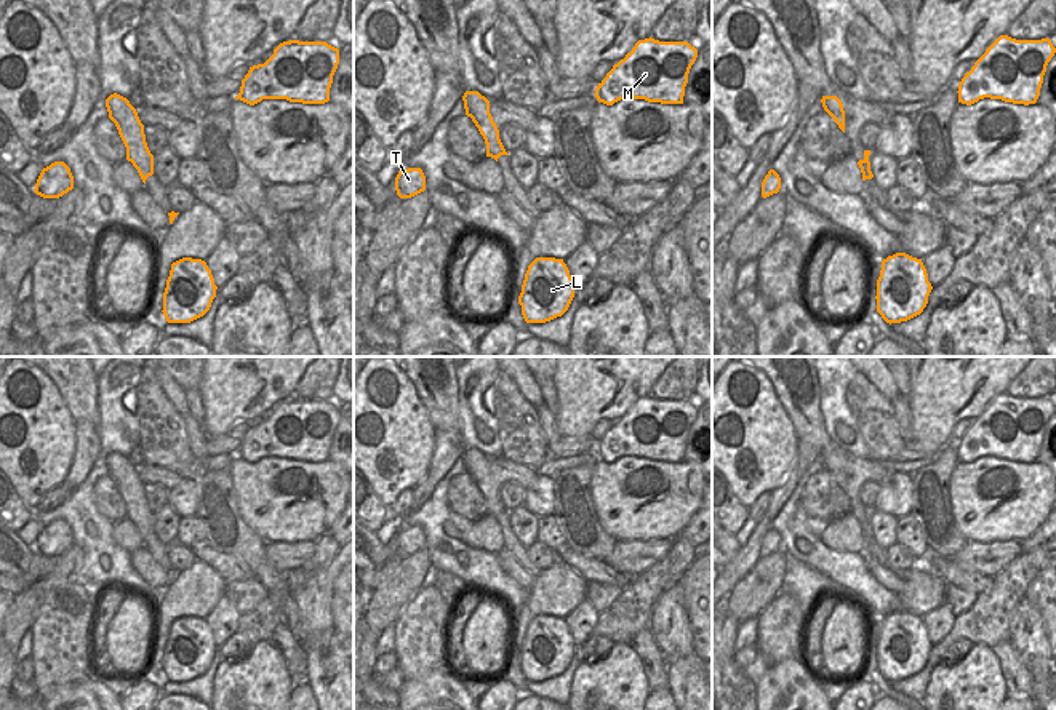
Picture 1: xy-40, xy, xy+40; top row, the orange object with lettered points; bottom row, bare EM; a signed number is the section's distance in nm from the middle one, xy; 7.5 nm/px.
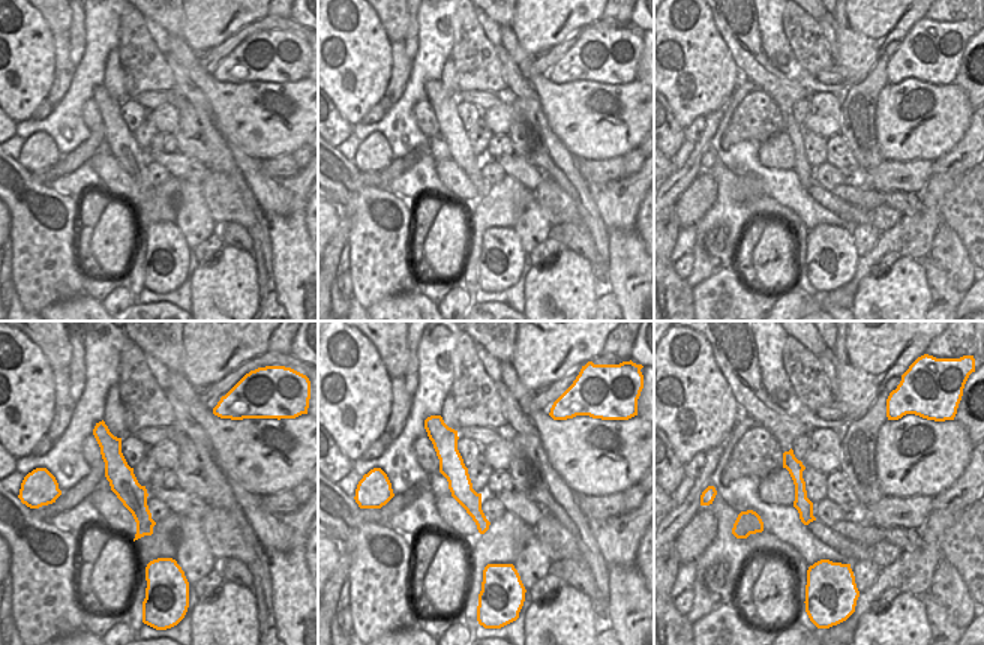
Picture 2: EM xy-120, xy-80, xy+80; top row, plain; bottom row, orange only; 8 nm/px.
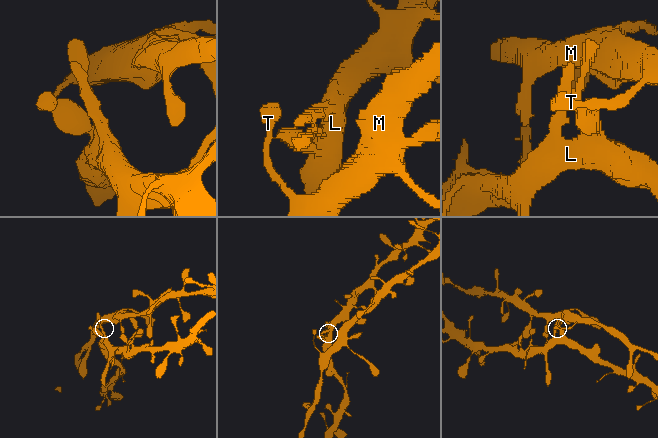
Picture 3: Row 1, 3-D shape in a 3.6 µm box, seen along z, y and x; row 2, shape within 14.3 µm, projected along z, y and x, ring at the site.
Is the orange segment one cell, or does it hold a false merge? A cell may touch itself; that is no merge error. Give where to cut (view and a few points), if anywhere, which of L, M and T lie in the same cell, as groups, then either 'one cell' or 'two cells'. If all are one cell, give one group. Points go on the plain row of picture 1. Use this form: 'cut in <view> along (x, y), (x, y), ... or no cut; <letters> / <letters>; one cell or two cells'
no cut; L M T; one cell

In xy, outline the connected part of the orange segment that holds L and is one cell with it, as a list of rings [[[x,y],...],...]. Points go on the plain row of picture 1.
[[[536,616],[525,632],[518,662],[526,681],[562,675],[573,656],[574,641],[563,617]]]

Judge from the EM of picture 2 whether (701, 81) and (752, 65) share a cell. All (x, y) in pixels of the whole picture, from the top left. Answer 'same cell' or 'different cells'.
different cells

